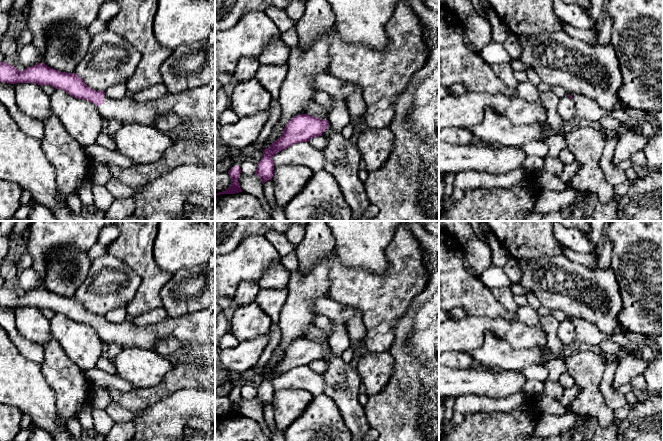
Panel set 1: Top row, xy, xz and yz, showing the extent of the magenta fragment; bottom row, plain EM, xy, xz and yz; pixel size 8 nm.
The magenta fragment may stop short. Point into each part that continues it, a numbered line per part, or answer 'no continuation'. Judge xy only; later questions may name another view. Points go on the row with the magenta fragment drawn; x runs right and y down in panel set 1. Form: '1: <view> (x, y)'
1: xy (198, 104)

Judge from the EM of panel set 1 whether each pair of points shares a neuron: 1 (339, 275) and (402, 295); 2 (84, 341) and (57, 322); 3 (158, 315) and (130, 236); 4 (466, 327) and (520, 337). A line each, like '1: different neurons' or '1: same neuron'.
1: same neuron
2: same neuron
3: different neurons
4: same neuron

